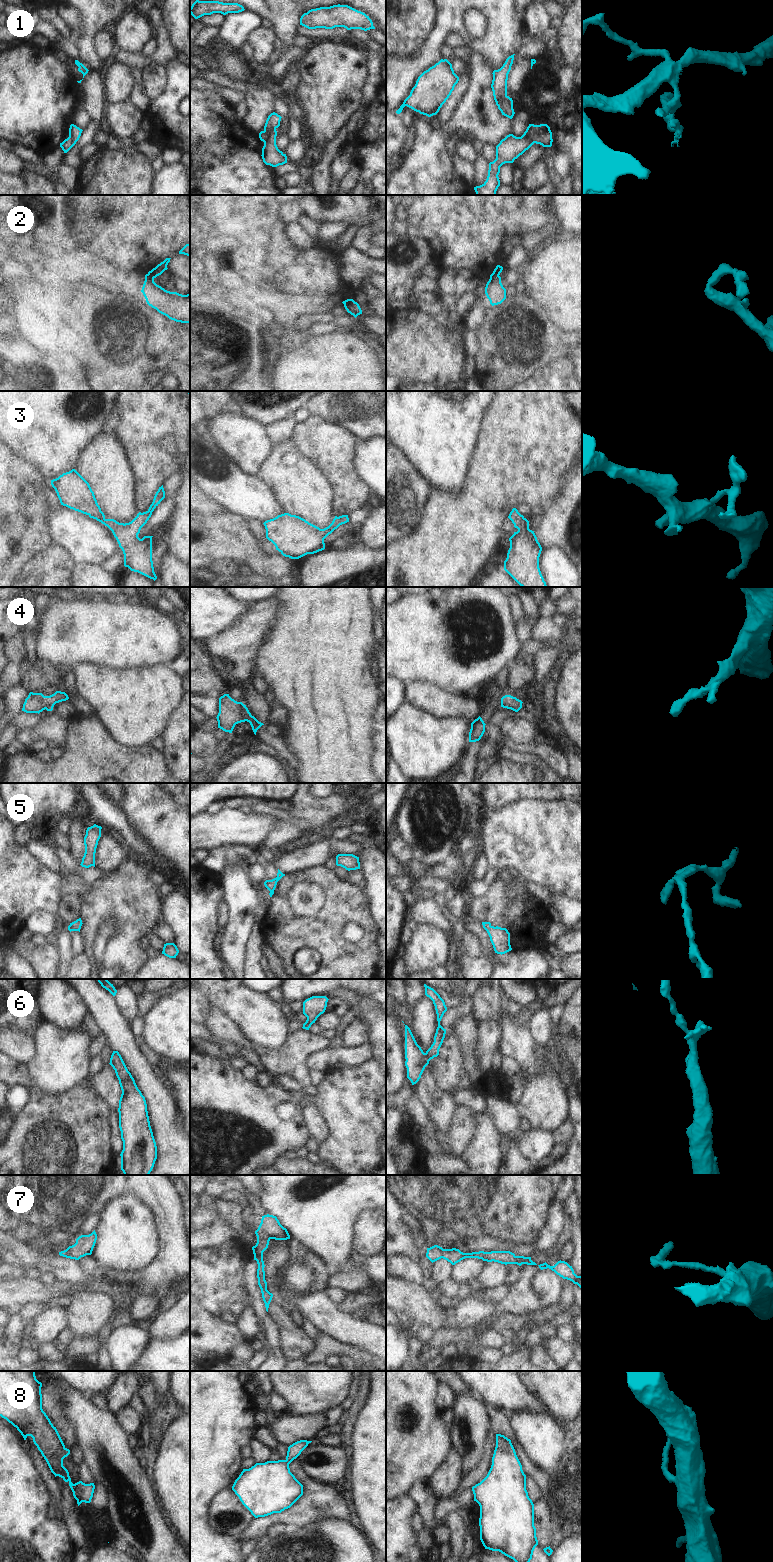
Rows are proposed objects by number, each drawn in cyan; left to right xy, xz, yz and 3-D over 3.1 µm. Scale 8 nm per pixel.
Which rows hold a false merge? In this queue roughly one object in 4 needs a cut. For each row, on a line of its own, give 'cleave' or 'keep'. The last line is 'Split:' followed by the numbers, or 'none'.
1: cleave
2: cleave
3: keep
4: keep
5: keep
6: keep
7: cleave
8: keep
Split: 1, 2, 7

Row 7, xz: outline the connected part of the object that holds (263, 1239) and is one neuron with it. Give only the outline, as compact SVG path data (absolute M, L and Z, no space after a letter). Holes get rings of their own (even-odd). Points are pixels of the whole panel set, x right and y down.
M256 1230L255 1234L257 1236L257 1243L252 1247L254 1260L257 1261L257 1278L258 1285L261 1289L262 1298L265 1303L266 1311L268 1312L269 1304L272 1300L273 1294L267 1290L267 1282L265 1280L265 1271L264 1271L264 1261L263 1261L263 1252L268 1248L270 1237L264 1231Z

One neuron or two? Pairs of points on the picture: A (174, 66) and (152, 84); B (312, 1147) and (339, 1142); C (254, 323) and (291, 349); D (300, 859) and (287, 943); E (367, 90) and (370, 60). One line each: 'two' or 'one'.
A: two
B: two
C: two
D: two
E: one

